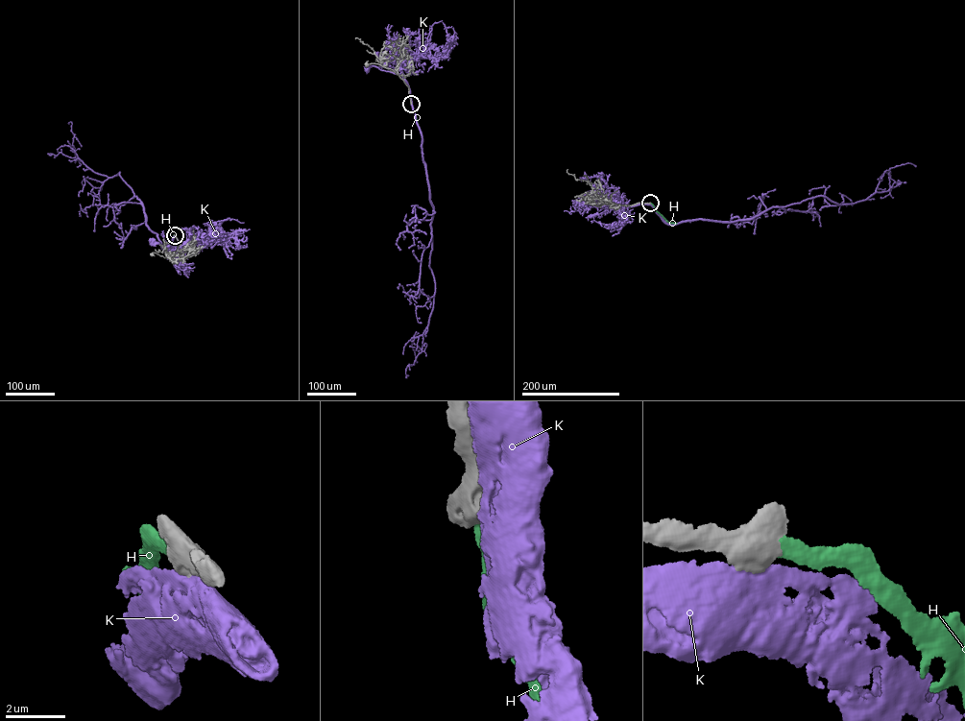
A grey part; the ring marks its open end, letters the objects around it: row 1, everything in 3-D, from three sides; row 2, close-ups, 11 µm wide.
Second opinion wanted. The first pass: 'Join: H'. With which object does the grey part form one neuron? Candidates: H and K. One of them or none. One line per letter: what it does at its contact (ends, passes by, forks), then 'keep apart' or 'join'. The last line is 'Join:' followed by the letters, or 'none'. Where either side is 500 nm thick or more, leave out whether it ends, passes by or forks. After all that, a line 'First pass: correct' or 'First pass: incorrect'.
H: join
K: keep apart
Join: H
First pass: correct

